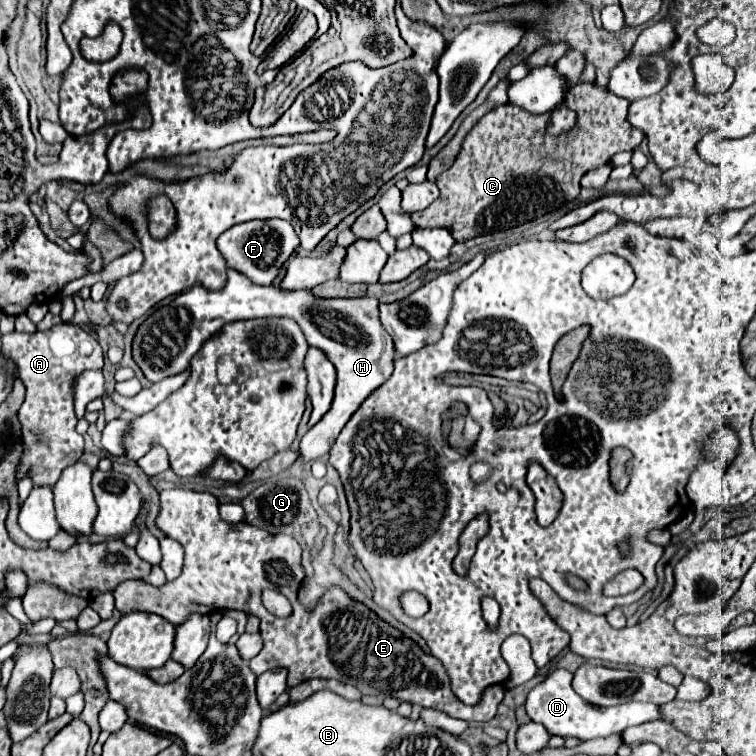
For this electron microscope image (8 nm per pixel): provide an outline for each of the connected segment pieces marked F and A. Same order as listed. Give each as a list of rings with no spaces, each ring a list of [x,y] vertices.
[[[249,220],[229,228],[217,240],[217,248],[227,260],[227,266],[245,274],[255,284],[273,284],[281,266],[297,246],[299,238],[287,220]]]
[[[59,324],[47,332],[35,334],[11,332],[1,338],[1,346],[3,356],[15,366],[27,388],[25,402],[19,408],[23,458],[17,466],[17,480],[29,476],[33,486],[55,486],[61,472],[83,454],[83,436],[75,430],[77,416],[71,384],[79,372],[103,368],[101,346],[91,334],[75,324]]]

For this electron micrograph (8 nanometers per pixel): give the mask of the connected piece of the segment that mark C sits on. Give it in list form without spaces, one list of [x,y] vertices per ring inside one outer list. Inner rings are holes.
[[[579,82],[569,90],[565,98],[567,106],[577,112],[577,126],[571,132],[555,138],[545,134],[545,120],[549,114],[533,116],[513,104],[503,104],[485,114],[477,122],[477,126],[467,134],[455,164],[447,172],[439,174],[439,178],[435,180],[441,190],[441,196],[425,210],[413,212],[413,224],[417,228],[447,228],[451,230],[451,236],[457,242],[465,242],[469,238],[491,234],[497,230],[509,230],[513,226],[535,220],[547,212],[553,212],[555,208],[573,200],[581,190],[579,180],[583,174],[607,164],[617,152],[637,148],[643,140],[643,132],[627,122],[629,102],[613,96],[609,90],[601,90],[595,84]]]

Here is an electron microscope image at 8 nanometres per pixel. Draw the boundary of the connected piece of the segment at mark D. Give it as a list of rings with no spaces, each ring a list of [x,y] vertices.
[[[555,670],[551,676],[547,676],[541,684],[537,684],[525,700],[525,710],[529,718],[537,724],[543,724],[549,734],[555,736],[573,736],[579,740],[591,740],[599,736],[611,736],[621,734],[629,726],[637,726],[649,720],[659,720],[659,706],[649,702],[627,702],[617,704],[611,708],[599,708],[589,702],[585,702],[571,686],[571,672],[567,670]]]

